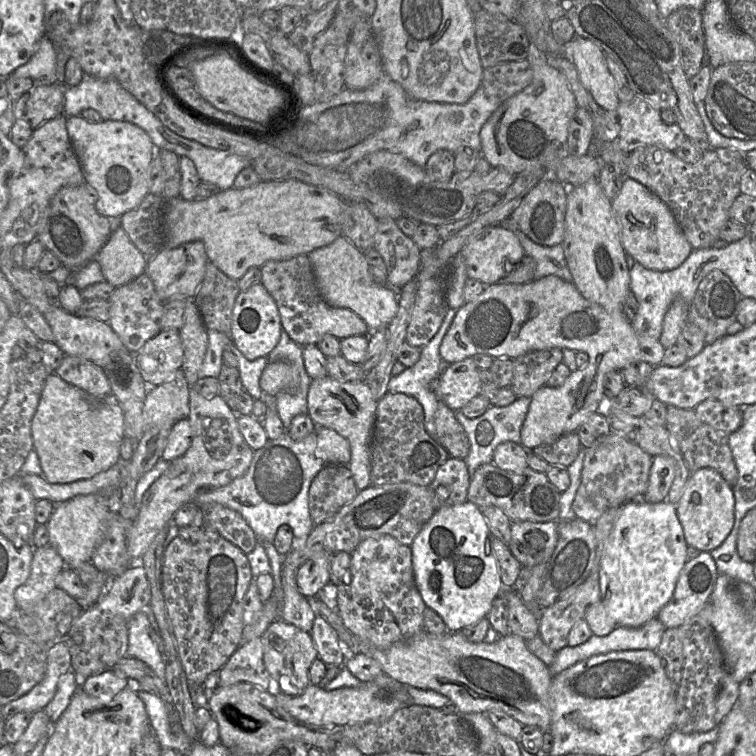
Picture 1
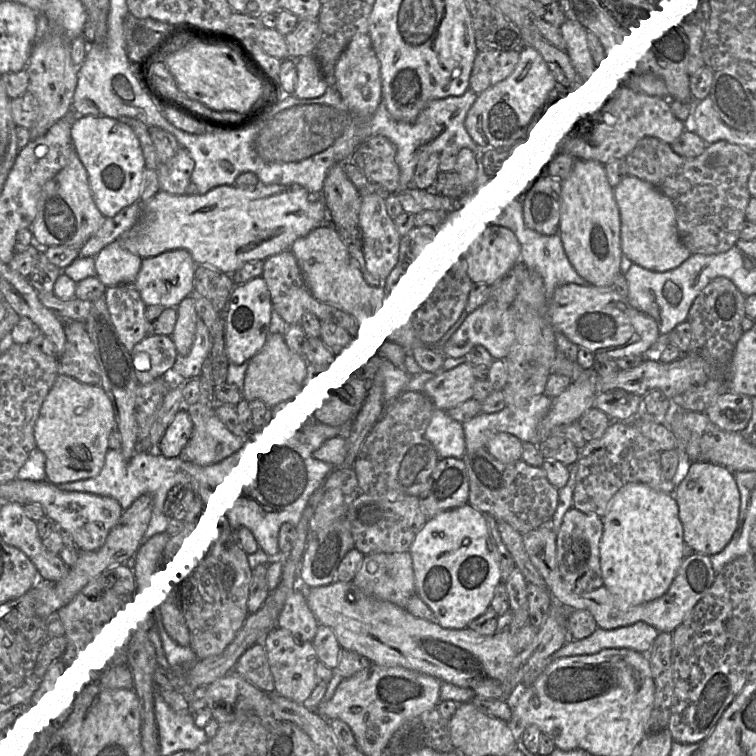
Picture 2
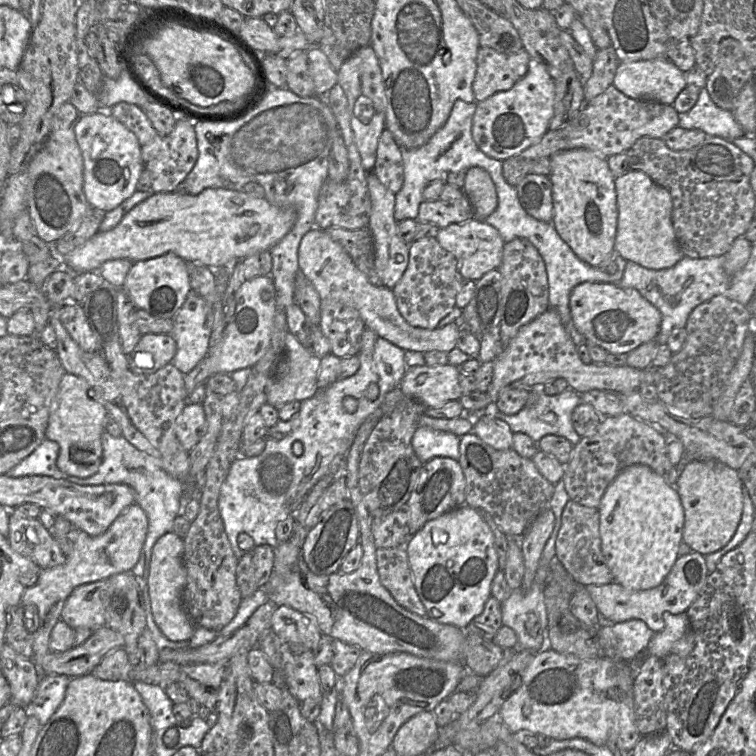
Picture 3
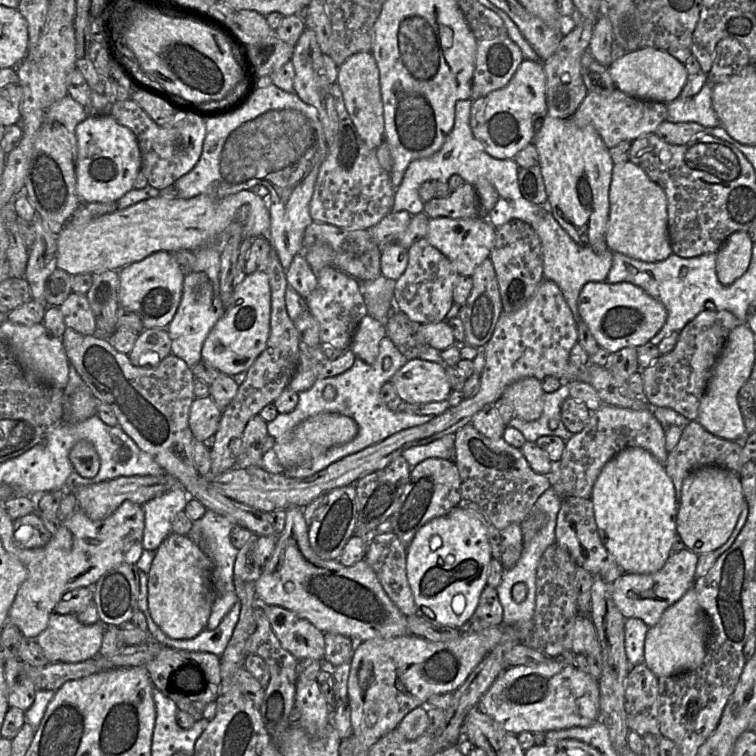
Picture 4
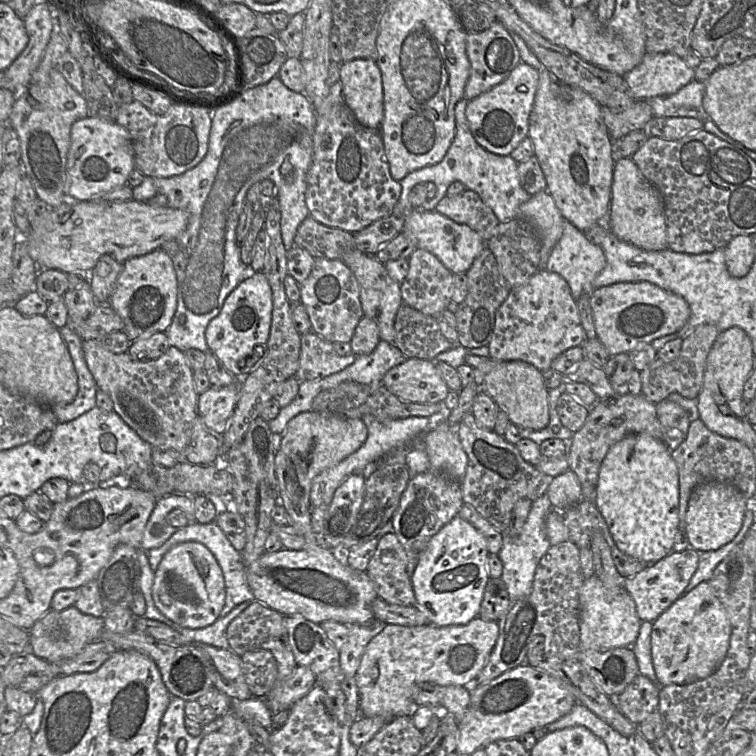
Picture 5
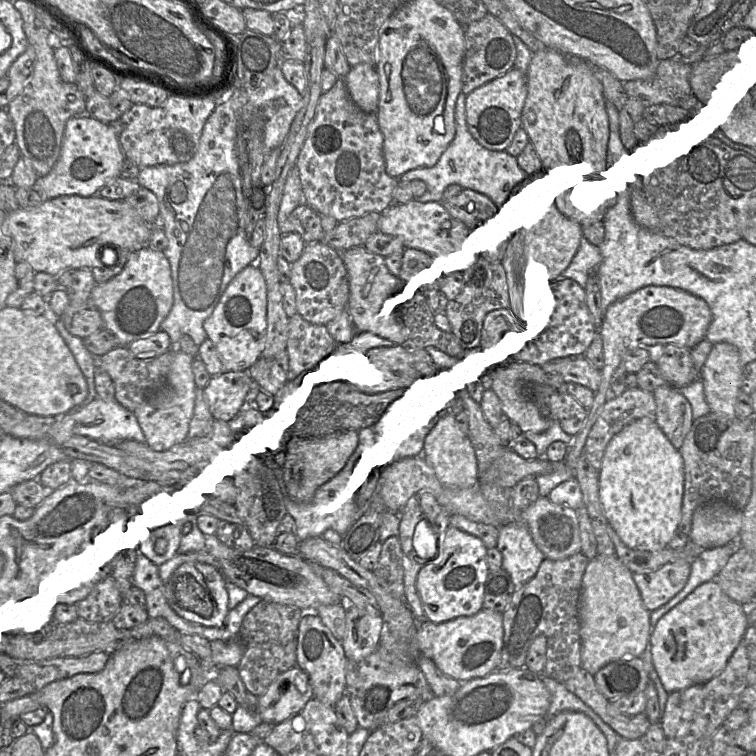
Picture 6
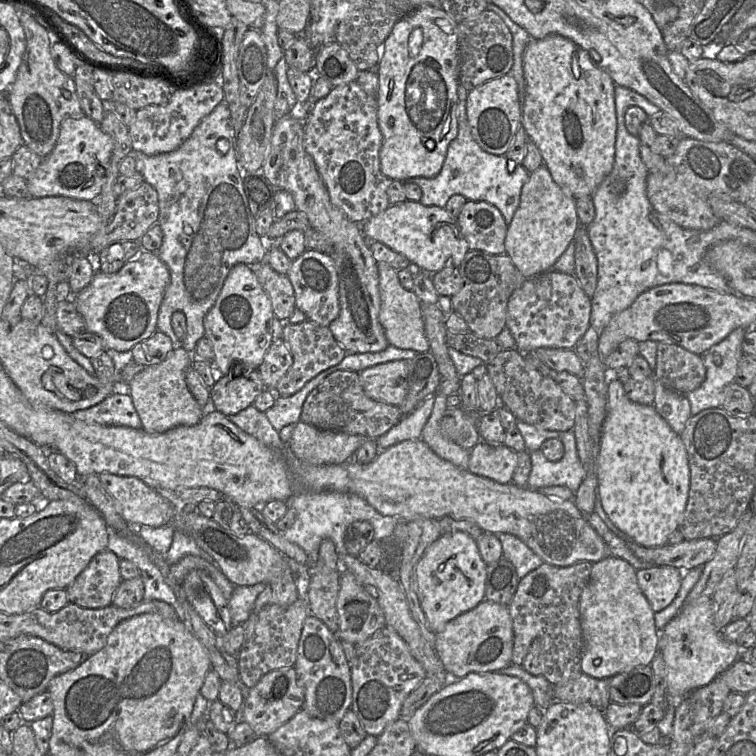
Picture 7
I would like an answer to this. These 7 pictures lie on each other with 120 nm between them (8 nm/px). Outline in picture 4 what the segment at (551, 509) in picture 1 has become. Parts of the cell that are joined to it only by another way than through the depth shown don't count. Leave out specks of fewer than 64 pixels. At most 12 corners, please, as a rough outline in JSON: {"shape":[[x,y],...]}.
{"shape":[[456,431],[461,499],[499,531],[551,486],[520,449]]}

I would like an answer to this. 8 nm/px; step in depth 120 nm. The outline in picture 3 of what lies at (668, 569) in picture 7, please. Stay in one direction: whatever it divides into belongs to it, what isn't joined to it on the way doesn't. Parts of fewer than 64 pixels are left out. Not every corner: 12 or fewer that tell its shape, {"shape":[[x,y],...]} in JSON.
{"shape":[[678,557],[663,582],[633,591],[583,586],[612,623],[687,612],[708,575],[705,557]]}

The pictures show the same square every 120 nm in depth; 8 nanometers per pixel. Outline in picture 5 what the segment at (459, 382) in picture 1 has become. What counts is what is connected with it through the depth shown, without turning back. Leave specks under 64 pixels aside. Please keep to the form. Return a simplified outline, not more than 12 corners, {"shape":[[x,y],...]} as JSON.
{"shape":[[406,359],[382,384],[400,400],[442,403],[450,391],[435,362]]}

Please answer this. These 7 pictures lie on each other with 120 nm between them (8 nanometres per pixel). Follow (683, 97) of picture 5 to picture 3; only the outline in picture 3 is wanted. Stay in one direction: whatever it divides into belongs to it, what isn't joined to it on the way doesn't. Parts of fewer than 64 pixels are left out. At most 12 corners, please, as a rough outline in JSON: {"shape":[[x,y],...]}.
{"shape":[[705,87],[678,126],[725,140],[745,136]]}

